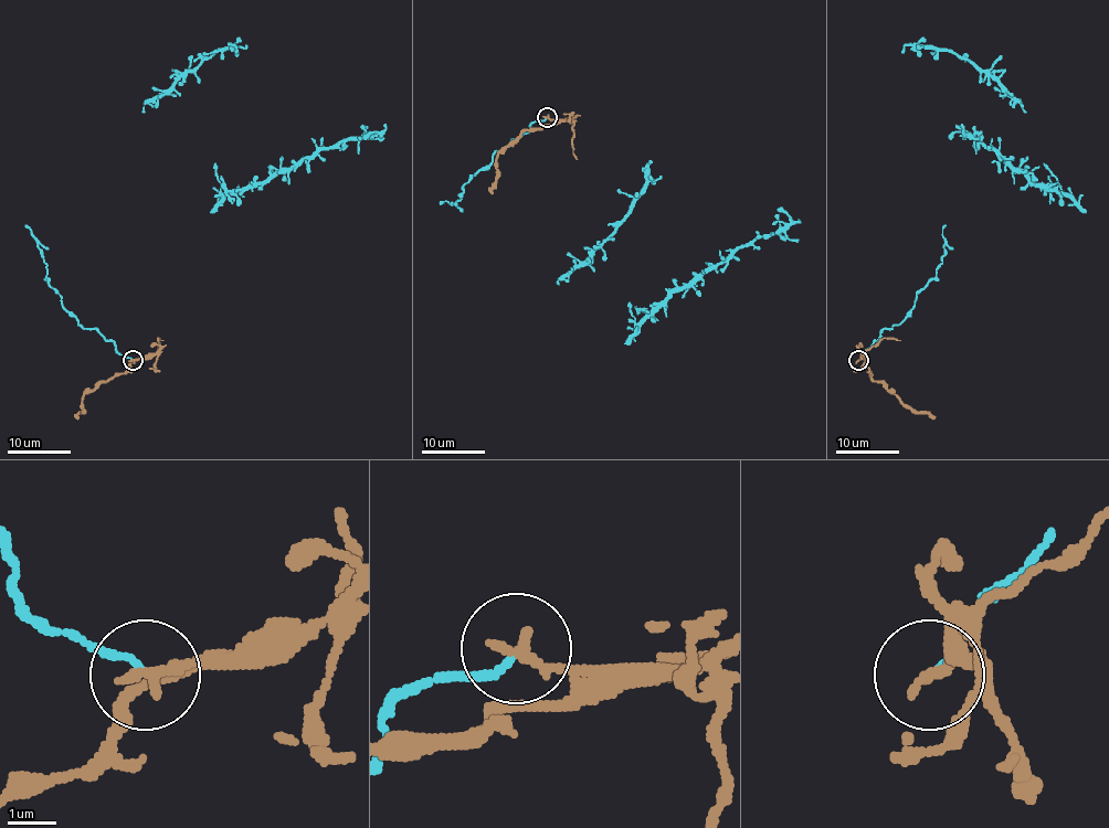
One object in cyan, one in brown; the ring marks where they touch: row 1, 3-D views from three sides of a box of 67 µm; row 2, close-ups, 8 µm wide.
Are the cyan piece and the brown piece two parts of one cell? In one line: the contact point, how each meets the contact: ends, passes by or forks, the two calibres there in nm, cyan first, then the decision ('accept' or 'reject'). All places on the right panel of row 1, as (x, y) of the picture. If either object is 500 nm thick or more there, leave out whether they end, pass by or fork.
at (858, 360); cyan ends there; brown ends there; 150 nm thick on the cyan side, 280 nm on the other; reject

